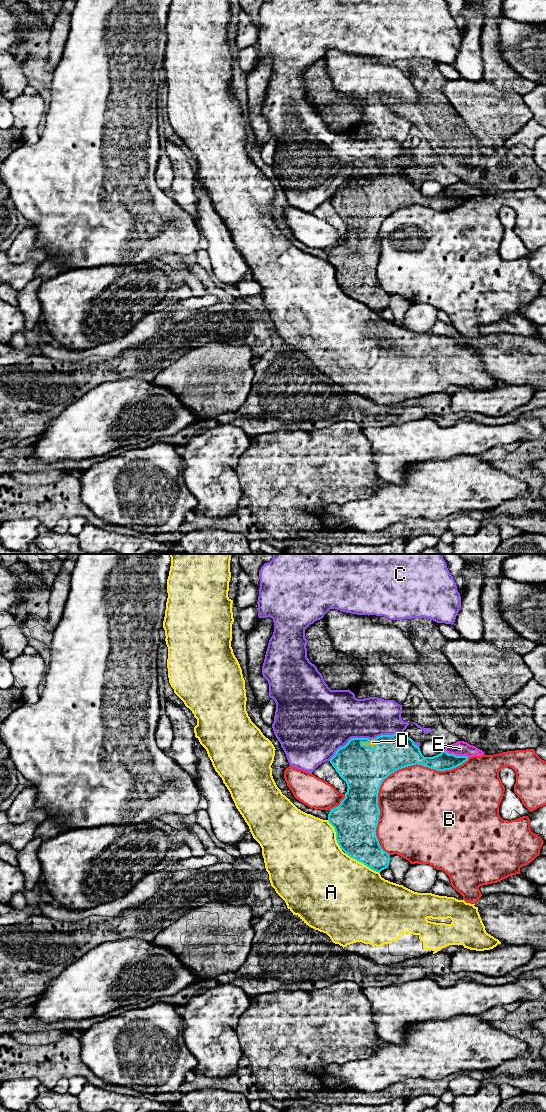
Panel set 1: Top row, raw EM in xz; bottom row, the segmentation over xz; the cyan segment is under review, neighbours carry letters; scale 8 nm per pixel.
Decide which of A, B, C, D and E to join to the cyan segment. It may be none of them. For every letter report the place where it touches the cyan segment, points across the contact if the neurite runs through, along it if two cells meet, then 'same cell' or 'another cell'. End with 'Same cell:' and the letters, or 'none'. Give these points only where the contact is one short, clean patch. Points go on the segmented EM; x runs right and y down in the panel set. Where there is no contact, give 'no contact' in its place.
A: contact xz (362, 862); another cell
B: contact xz (390, 774); another cell
C: contact xz (348, 741); another cell
D: contact xz (369, 745); same cell
E: contact xz (455, 755); border xz (444, 749), (448, 753), (466, 755), (468, 757); another cell
Same cell: D

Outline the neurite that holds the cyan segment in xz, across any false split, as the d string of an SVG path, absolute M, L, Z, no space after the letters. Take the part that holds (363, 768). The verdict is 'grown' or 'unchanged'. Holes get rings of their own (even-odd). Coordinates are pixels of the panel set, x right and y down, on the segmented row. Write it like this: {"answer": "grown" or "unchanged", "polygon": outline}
{"answer": "grown", "polygon": "M405 734L381 735L375 739L368 738L352 738L344 747L340 747L335 755L330 759L330 763L335 768L339 776L347 784L347 792L341 804L330 810L328 821L334 827L336 832L336 840L340 848L351 858L363 863L370 869L381 872L388 868L390 855L385 852L376 836L376 828L379 821L380 809L378 806L378 793L382 782L395 771L412 766L422 765L437 771L451 770L462 765L468 760L467 756L456 756L448 754L445 749L438 755L433 757L424 757L419 746L414 744L414 741Z"}

